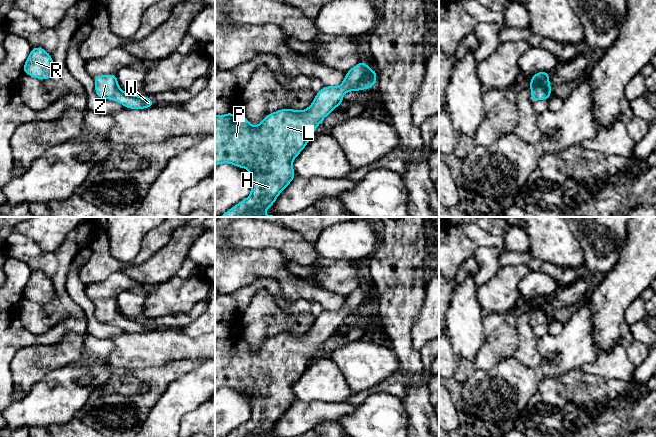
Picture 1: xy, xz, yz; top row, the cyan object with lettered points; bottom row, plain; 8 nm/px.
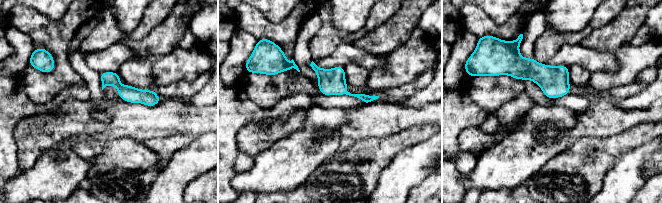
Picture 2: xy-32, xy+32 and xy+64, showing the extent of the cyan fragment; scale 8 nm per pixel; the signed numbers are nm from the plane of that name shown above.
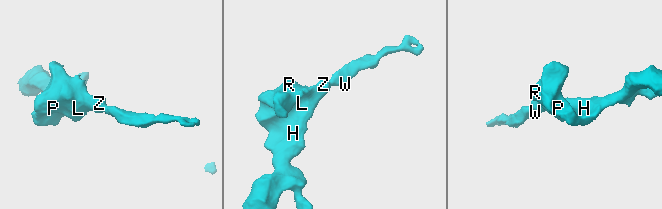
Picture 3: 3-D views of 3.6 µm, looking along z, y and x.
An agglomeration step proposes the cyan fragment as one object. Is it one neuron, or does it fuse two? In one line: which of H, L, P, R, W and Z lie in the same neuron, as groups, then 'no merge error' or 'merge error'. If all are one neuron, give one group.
H L P R W Z; no merge error

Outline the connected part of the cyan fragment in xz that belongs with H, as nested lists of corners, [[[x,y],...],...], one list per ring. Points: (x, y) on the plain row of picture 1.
[[[364,285],[347,295],[338,310],[323,310],[311,329],[302,335],[290,332],[267,338],[259,349],[253,350],[244,341],[231,335],[215,339],[215,390],[229,387],[250,395],[250,419],[225,437],[263,437],[271,432],[280,417],[296,402],[293,384],[311,364],[315,353],[335,332],[343,327],[343,318],[362,315],[376,309],[378,295],[372,295]]]

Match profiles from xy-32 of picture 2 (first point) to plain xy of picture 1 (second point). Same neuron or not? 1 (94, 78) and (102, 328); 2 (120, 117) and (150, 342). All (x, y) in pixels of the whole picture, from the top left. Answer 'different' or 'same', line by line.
1: same
2: same

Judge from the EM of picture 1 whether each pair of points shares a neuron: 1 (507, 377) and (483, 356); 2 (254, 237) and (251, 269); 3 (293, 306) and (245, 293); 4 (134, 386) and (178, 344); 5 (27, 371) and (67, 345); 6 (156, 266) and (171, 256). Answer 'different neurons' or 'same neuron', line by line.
1: different neurons
2: different neurons
3: same neuron
4: different neurons
5: same neuron
6: same neuron

